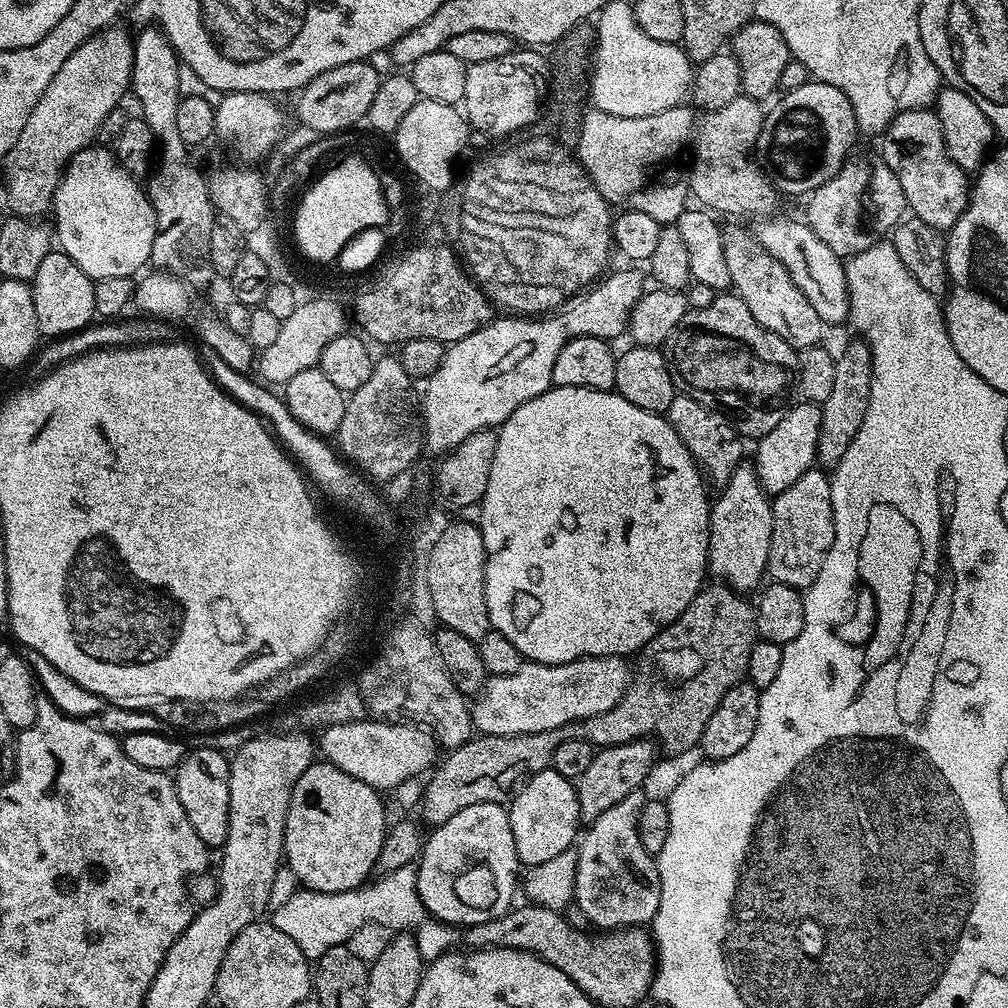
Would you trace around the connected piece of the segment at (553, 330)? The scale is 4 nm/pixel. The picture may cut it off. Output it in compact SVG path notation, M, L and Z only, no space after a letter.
M624 267L628 268L622 269L621 272L609 271L602 282L579 291L565 300L560 307L539 318L496 318L491 324L451 345L442 358L441 365L427 378L423 385L425 388L422 388L422 423L427 451L447 454L466 438L470 438L470 434L499 429L500 425L506 422L506 418L510 418L510 414L518 410L518 406L548 391L553 387L554 362L566 342L583 336L593 336L609 342L615 341L615 336L623 337L630 314L646 291L643 278L632 269L635 267Z

